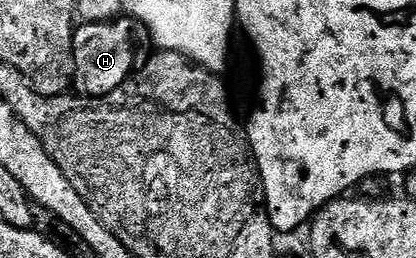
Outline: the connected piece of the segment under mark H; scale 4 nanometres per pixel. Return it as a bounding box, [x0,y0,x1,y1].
[73,16,150,98]

